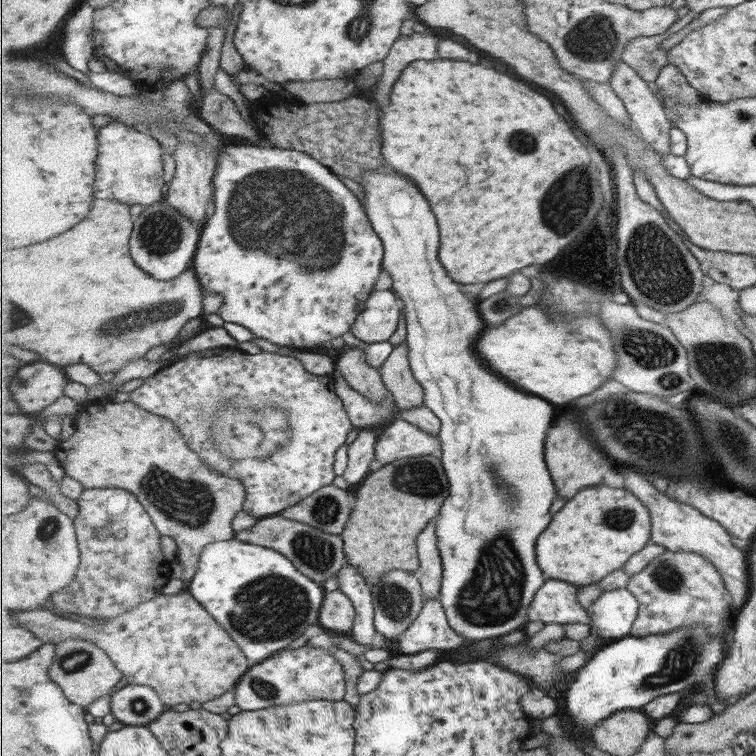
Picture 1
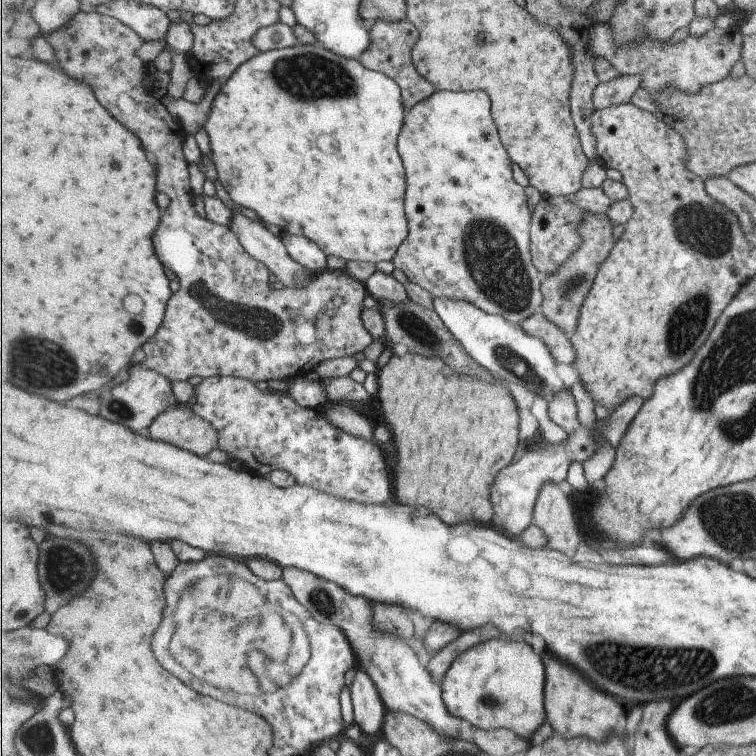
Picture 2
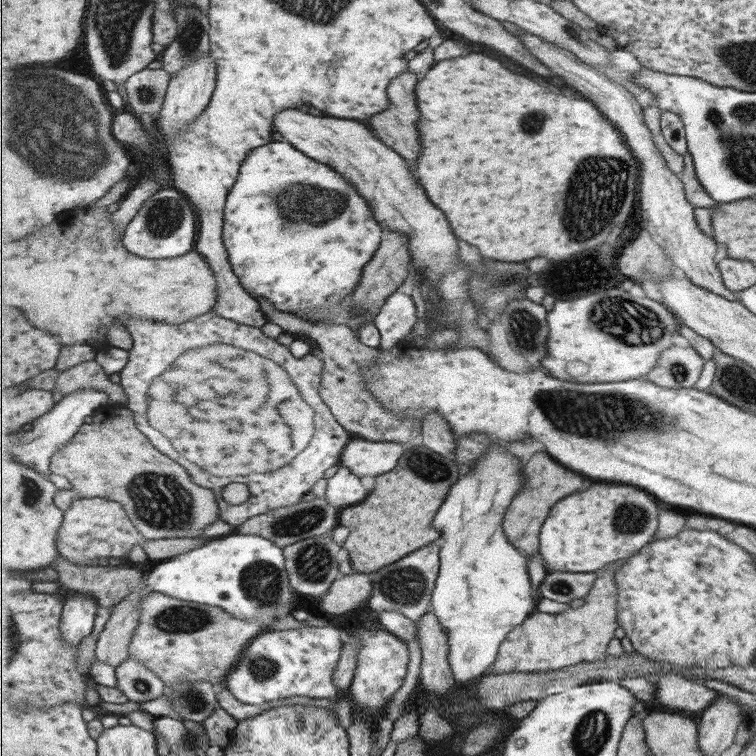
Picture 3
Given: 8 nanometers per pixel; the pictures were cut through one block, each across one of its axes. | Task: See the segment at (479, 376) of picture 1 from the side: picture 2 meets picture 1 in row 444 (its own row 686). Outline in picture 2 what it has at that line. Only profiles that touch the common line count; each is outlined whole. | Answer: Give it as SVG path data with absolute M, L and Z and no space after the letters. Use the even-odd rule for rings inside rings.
M495 638L491 642L473 646L463 652L452 664L442 681L442 698L447 710L459 719L468 721L473 729L496 730L507 728L531 740L546 721L545 662L527 642Z

